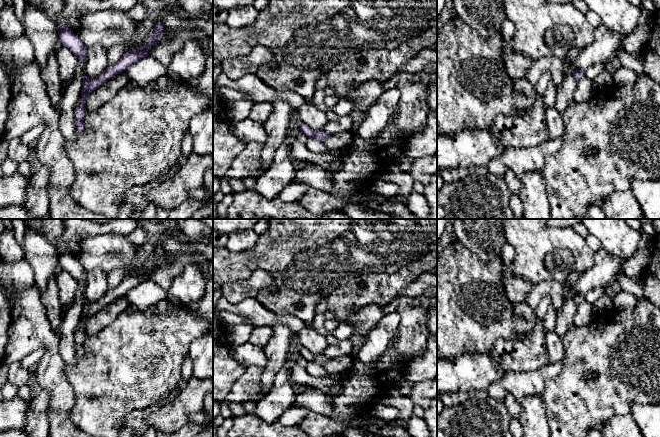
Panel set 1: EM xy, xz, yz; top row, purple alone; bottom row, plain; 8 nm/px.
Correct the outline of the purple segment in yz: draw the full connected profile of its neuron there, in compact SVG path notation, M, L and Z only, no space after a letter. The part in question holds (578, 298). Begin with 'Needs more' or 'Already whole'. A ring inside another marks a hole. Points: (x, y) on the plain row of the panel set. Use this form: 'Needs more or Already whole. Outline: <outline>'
Needs more. Outline: M574 294L574 302L577 305L577 311L574 316L574 324L576 326L583 326L589 323L594 314L594 306L589 304L585 299L584 295Z

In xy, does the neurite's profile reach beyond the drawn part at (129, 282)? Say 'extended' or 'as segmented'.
extended

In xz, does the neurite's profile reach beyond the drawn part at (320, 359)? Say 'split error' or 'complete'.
split error

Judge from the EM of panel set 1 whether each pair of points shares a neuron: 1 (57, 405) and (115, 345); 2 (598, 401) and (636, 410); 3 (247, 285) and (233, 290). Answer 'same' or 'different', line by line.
1: different
2: different
3: same

